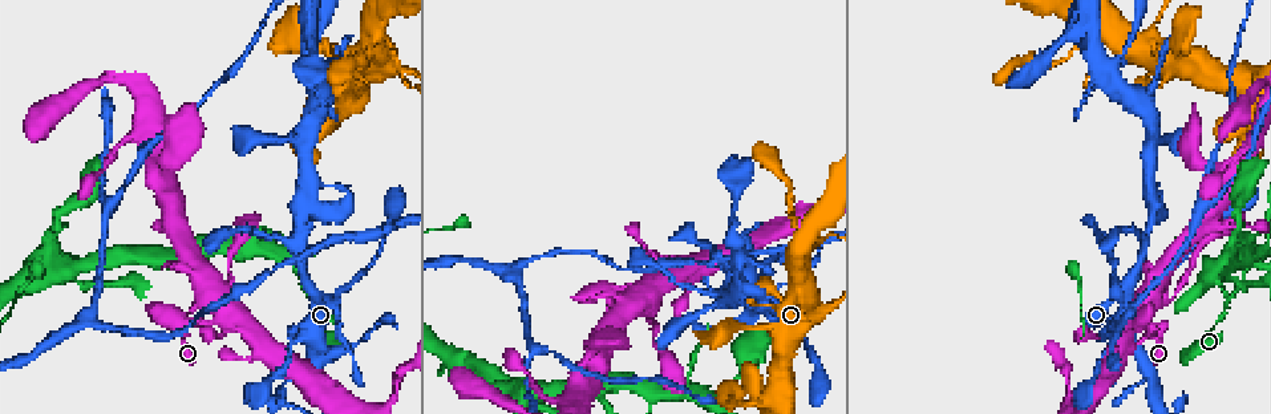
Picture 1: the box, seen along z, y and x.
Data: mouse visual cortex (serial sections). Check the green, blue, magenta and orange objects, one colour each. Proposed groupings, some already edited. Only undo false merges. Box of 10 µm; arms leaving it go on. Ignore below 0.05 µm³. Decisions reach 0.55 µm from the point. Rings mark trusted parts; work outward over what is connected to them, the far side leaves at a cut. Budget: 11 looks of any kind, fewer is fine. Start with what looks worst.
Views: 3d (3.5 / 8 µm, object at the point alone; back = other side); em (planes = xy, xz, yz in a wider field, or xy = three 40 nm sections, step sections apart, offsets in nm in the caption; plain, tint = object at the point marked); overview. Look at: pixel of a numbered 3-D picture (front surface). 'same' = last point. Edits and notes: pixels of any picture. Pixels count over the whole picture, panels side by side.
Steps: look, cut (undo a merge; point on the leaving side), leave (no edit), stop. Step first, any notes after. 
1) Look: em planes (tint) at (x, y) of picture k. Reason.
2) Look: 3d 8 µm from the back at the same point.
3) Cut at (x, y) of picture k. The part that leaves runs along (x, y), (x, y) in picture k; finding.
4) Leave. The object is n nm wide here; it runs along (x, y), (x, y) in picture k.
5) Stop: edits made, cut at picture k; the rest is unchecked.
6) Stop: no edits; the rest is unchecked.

Look: 3d 3.5 µm at (1244, 273) of picture 1. Three arms meet.

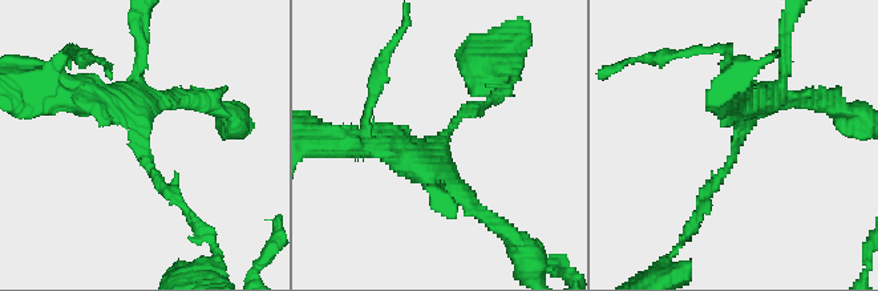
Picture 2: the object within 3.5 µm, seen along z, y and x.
Look: em planes (tint) at (440, 144) of picture 2. 3 arms meet here; the arms are 100, 250, 350 nm wide.

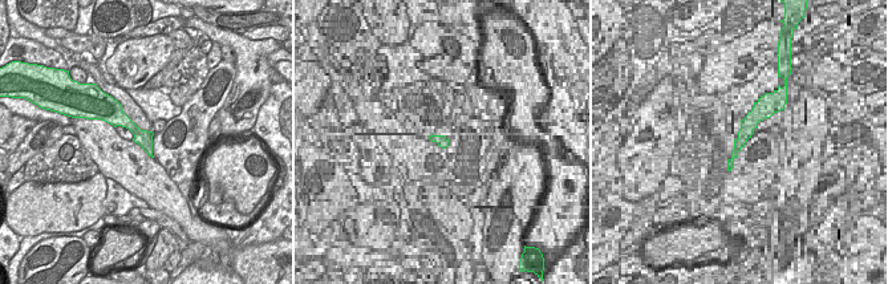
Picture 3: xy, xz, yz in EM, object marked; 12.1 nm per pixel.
Leave. The object is 200 nm wide here; it runs along (702, 207), (756, 105), (739, 101) in picture 2; one cell here.

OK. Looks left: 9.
Look: 3d 3.5 µm from the back at (494, 376) of picture 1. Sudden change in width.

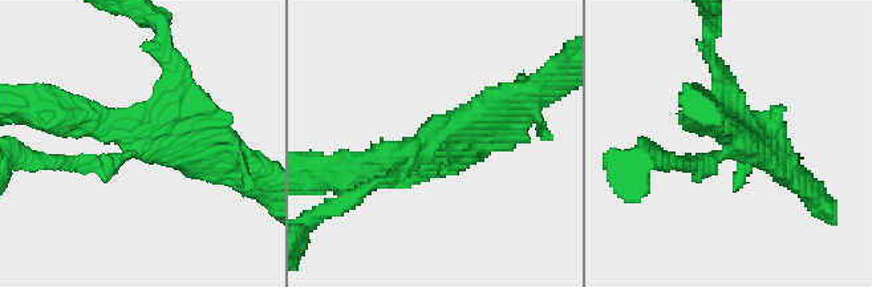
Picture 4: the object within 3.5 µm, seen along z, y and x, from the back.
Look: em xy step 3 (tint) at (434, 144) of picture 4. 4 arms meet here; the arms are 150, 250, 350, 350 nm wide.

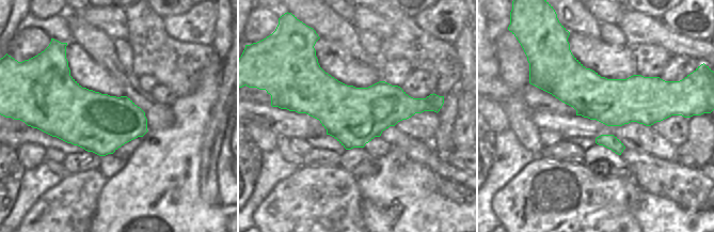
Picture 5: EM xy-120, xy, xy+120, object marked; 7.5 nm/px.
Leave. It runs along (357, 173), (508, 105) in picture 4; one cell here.

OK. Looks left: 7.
Look: 3d 8 µm at (739, 259) of picture 1. Thin arm on a thick one.

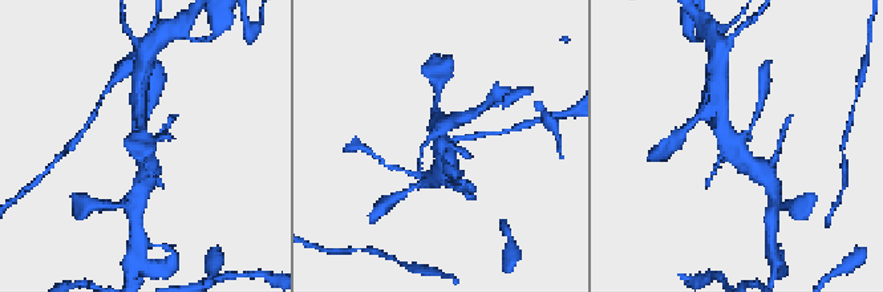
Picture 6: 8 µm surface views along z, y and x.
Look: 3d 3.5 µm at the same point.

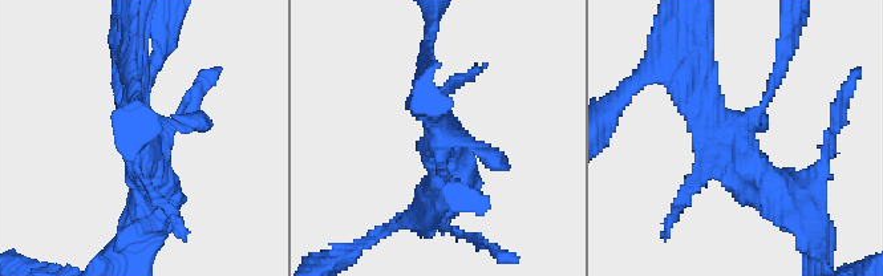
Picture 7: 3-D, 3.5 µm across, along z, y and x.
Leave. It runs along (794, 203), (746, 163), (692, 69) in picture 7; all the same cell.

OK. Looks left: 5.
Look: 3d 8 µm at (289, 346) of picture 1. Sudden change in width.

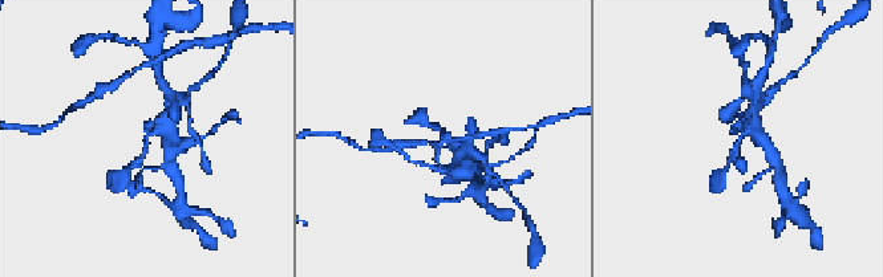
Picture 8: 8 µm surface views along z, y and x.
Look: em xy step 2 (tint) at the same point. The arms are 150, 400 nm wide.

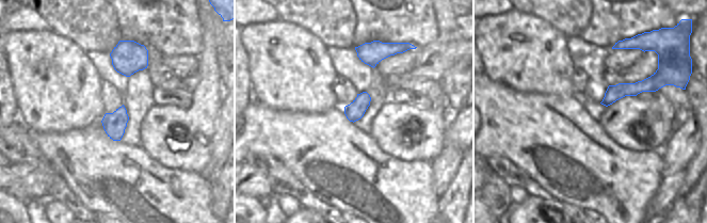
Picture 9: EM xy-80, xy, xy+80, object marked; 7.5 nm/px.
Leave. It runs along (753, 119), (725, 167) in picture 8; continuous, no second cell.

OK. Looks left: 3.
Stop: no edits; the rest is unchecked.

